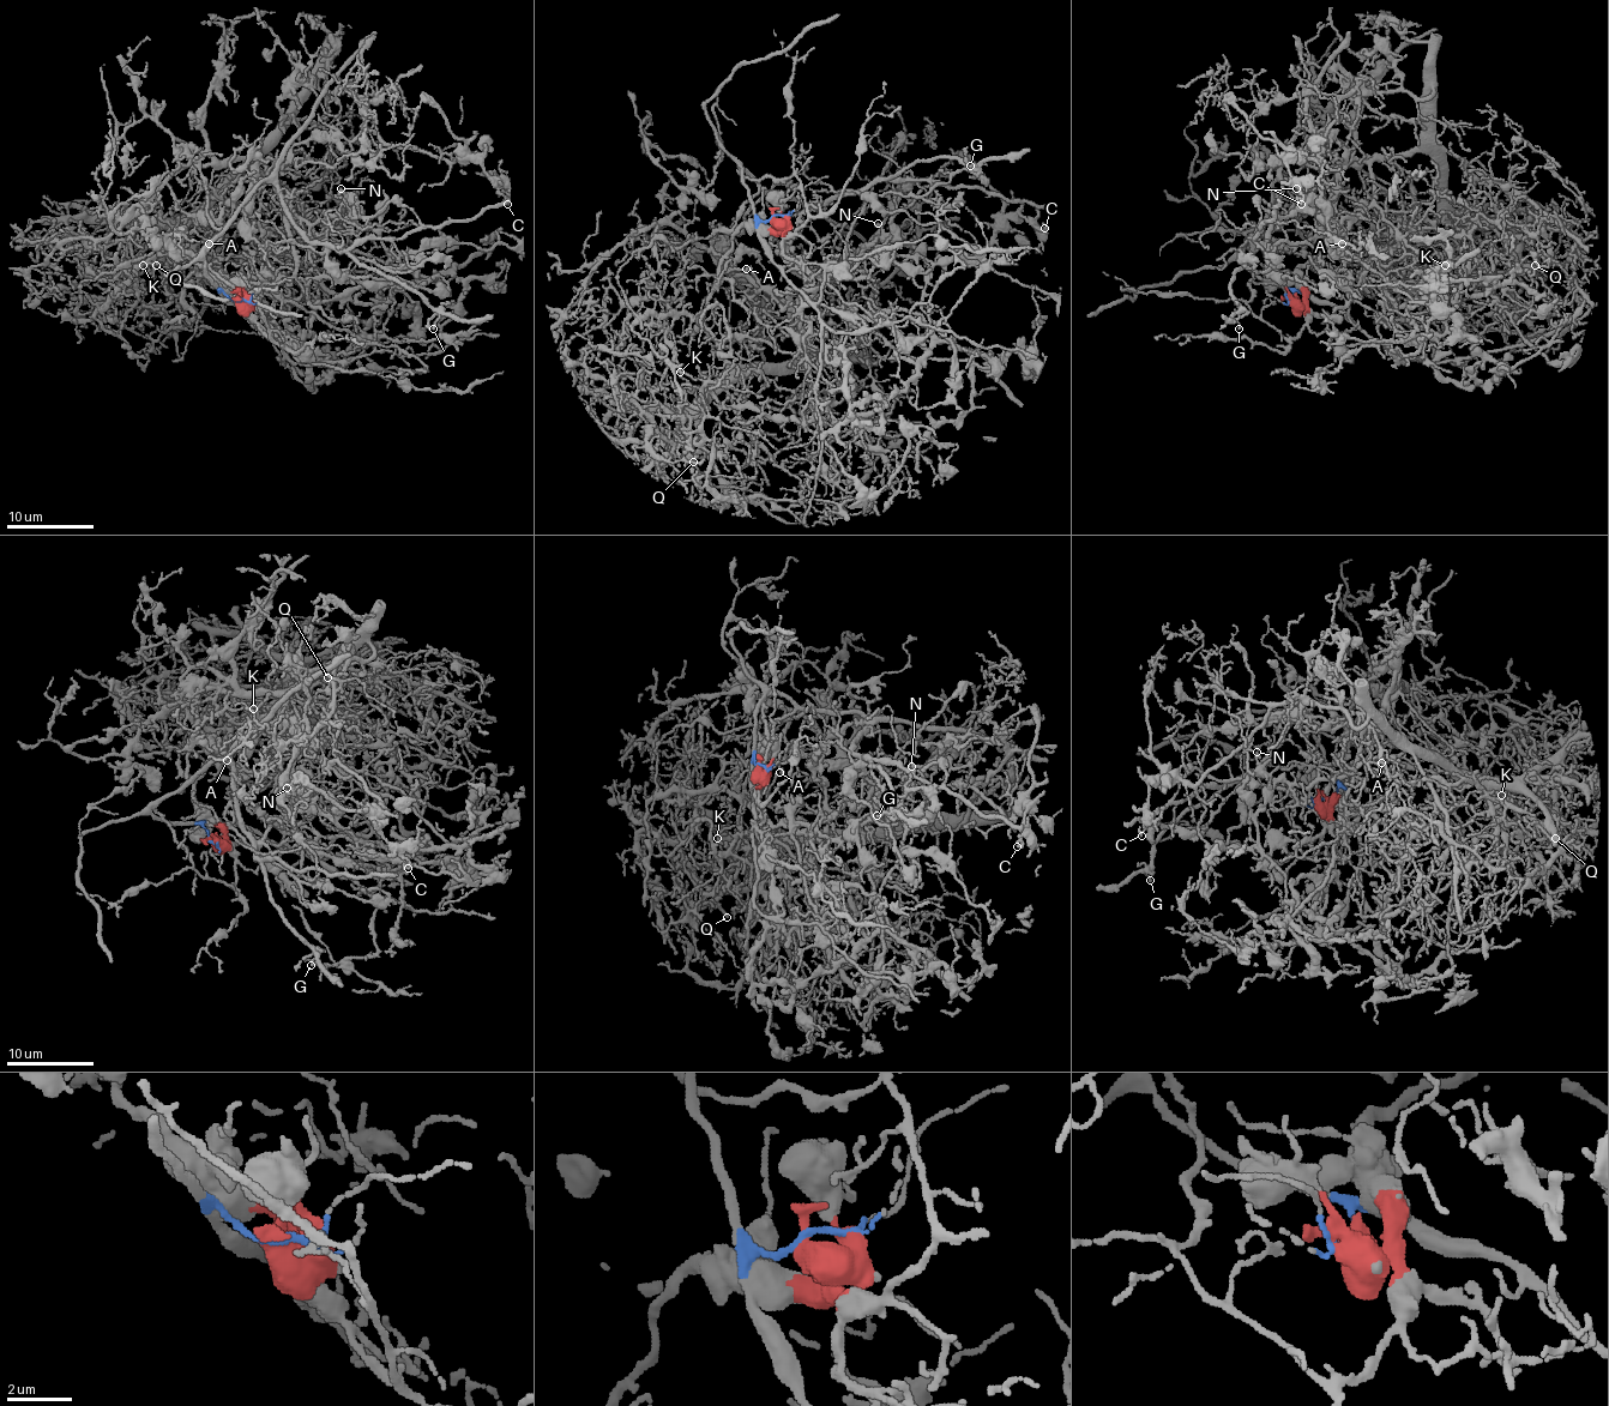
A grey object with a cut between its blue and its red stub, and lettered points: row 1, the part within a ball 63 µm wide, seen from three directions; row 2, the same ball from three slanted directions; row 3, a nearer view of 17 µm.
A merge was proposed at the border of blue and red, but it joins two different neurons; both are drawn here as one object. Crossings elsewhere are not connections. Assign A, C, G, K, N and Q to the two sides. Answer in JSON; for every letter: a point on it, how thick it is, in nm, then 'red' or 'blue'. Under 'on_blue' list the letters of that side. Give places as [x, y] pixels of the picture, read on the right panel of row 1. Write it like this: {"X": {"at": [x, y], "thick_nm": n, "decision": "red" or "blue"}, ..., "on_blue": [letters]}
{"A": {"at": [1342, 243], "thick_nm": 140, "decision": "red"}, "C": {"at": [1301, 204], "thick_nm": 150, "decision": "red"}, "G": {"at": [1239, 329], "thick_nm": 150, "decision": "blue"}, "K": {"at": [1445, 265], "thick_nm": 180, "decision": "red"}, "N": {"at": [1296, 188], "thick_nm": 200, "decision": "red"}, "Q": {"at": [1535, 265], "thick_nm": 150, "decision": "red"}, "on_blue": ["G"]}

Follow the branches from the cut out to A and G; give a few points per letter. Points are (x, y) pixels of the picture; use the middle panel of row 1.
A: (773, 218), (777, 229), (734, 235), (700, 314), (666, 303), (694, 237), (747, 269)
G: (773, 218), (755, 213), (742, 170), (764, 192), (814, 207), (862, 192), (917, 161), (954, 157), (969, 166)

